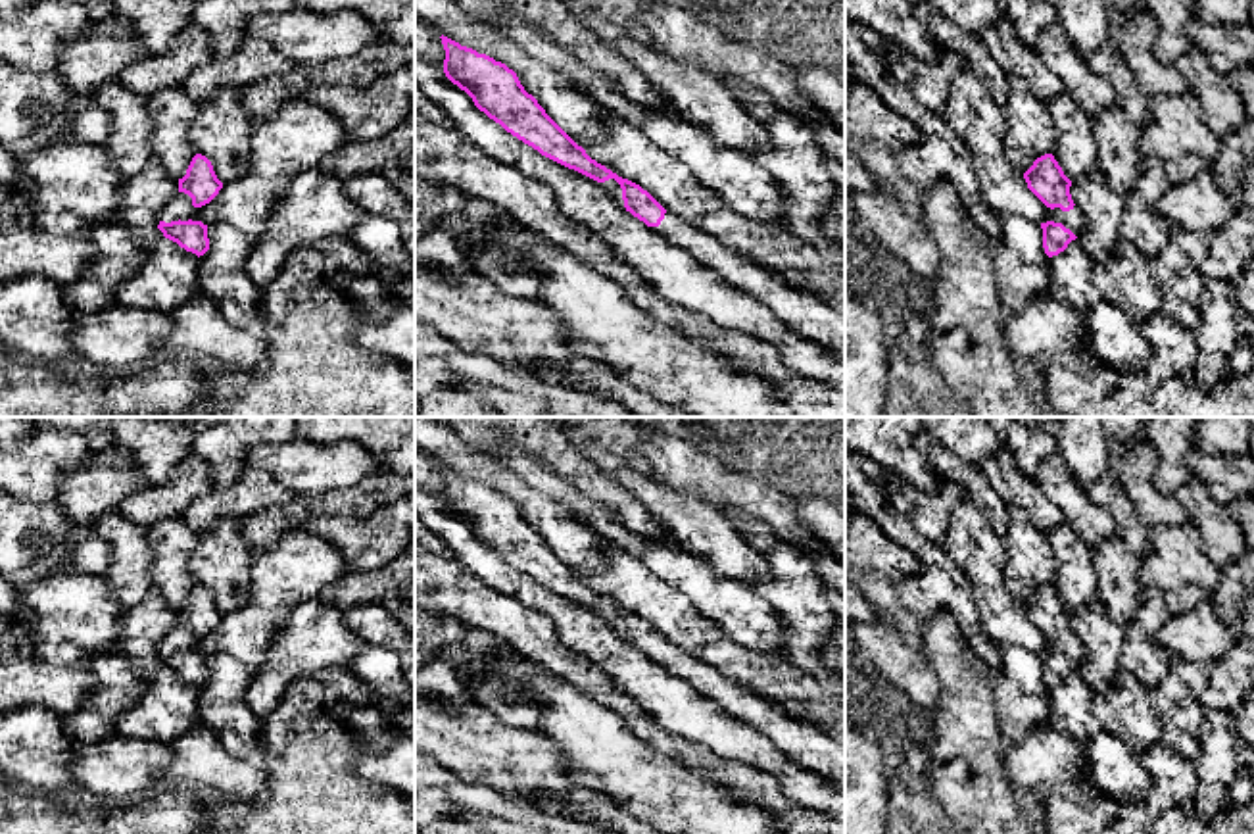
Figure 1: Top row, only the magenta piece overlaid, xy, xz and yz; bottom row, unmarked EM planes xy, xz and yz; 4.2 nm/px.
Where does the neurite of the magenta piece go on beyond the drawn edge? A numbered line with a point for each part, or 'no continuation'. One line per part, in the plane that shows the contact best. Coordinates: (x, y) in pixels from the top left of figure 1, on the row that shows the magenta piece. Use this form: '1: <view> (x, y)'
1: xz (611, 187)

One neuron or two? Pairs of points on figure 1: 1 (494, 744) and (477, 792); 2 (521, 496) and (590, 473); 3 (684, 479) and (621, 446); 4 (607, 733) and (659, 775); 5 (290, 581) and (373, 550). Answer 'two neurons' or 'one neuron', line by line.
1: two neurons
2: two neurons
3: two neurons
4: one neuron
5: two neurons

